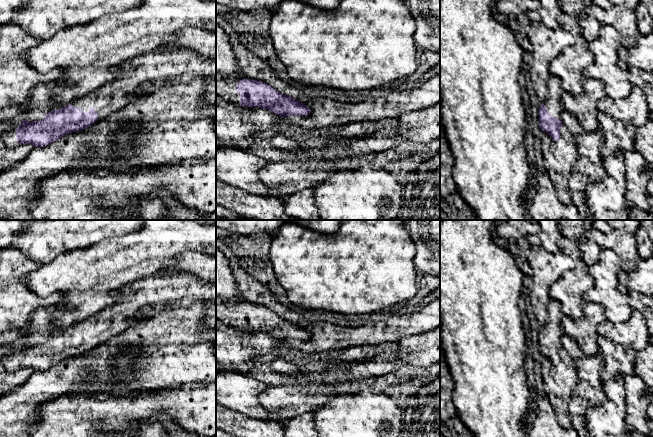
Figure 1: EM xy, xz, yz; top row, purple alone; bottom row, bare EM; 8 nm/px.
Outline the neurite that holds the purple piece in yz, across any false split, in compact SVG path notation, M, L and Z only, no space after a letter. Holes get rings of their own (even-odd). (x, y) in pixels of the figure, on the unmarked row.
M550 300L547 305L550 321L539 332L540 353L545 355L554 365L561 362L560 352L563 350L561 338L564 334L561 325L563 314L561 304L556 300Z

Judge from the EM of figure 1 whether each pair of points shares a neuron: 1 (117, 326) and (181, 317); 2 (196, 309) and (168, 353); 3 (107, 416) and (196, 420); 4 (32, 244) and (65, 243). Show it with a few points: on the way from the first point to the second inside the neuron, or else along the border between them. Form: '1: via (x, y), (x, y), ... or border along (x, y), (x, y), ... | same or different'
1: border along (134, 319), (127, 328), (111, 337) | different
2: via (185, 320), (175, 336), (175, 342) | same
3: via (129, 408), (174, 406) | same
4: via (40, 243), (57, 243) | same

